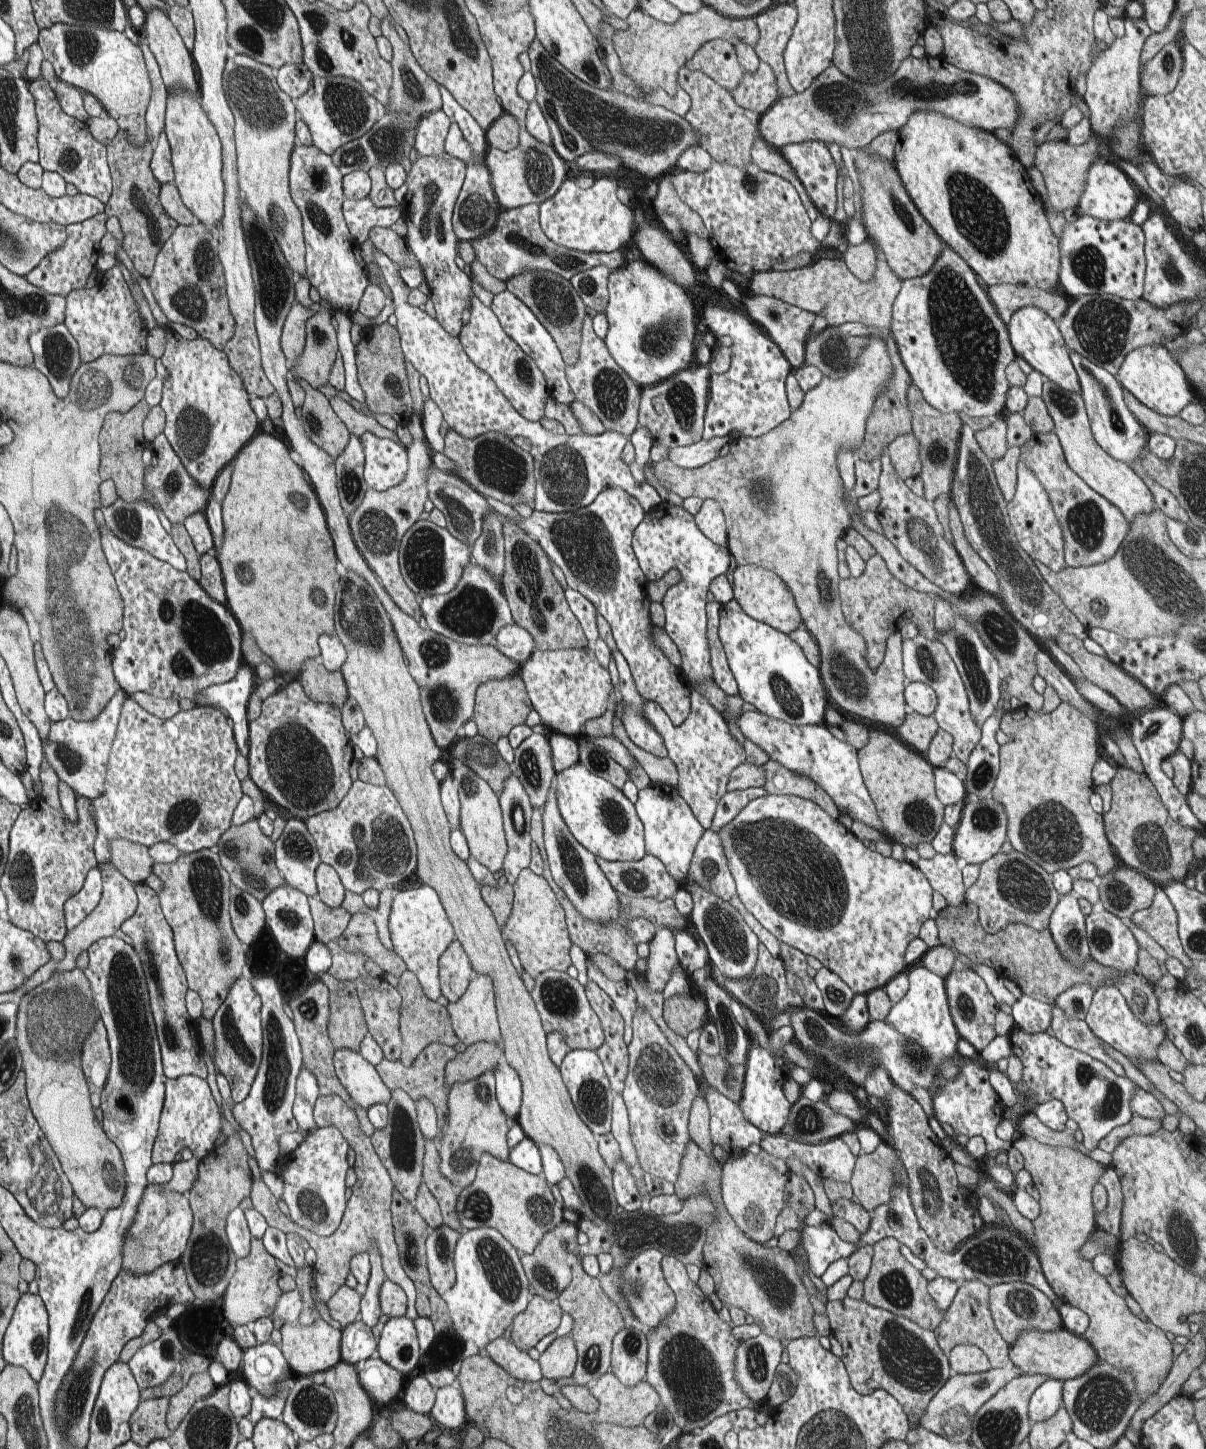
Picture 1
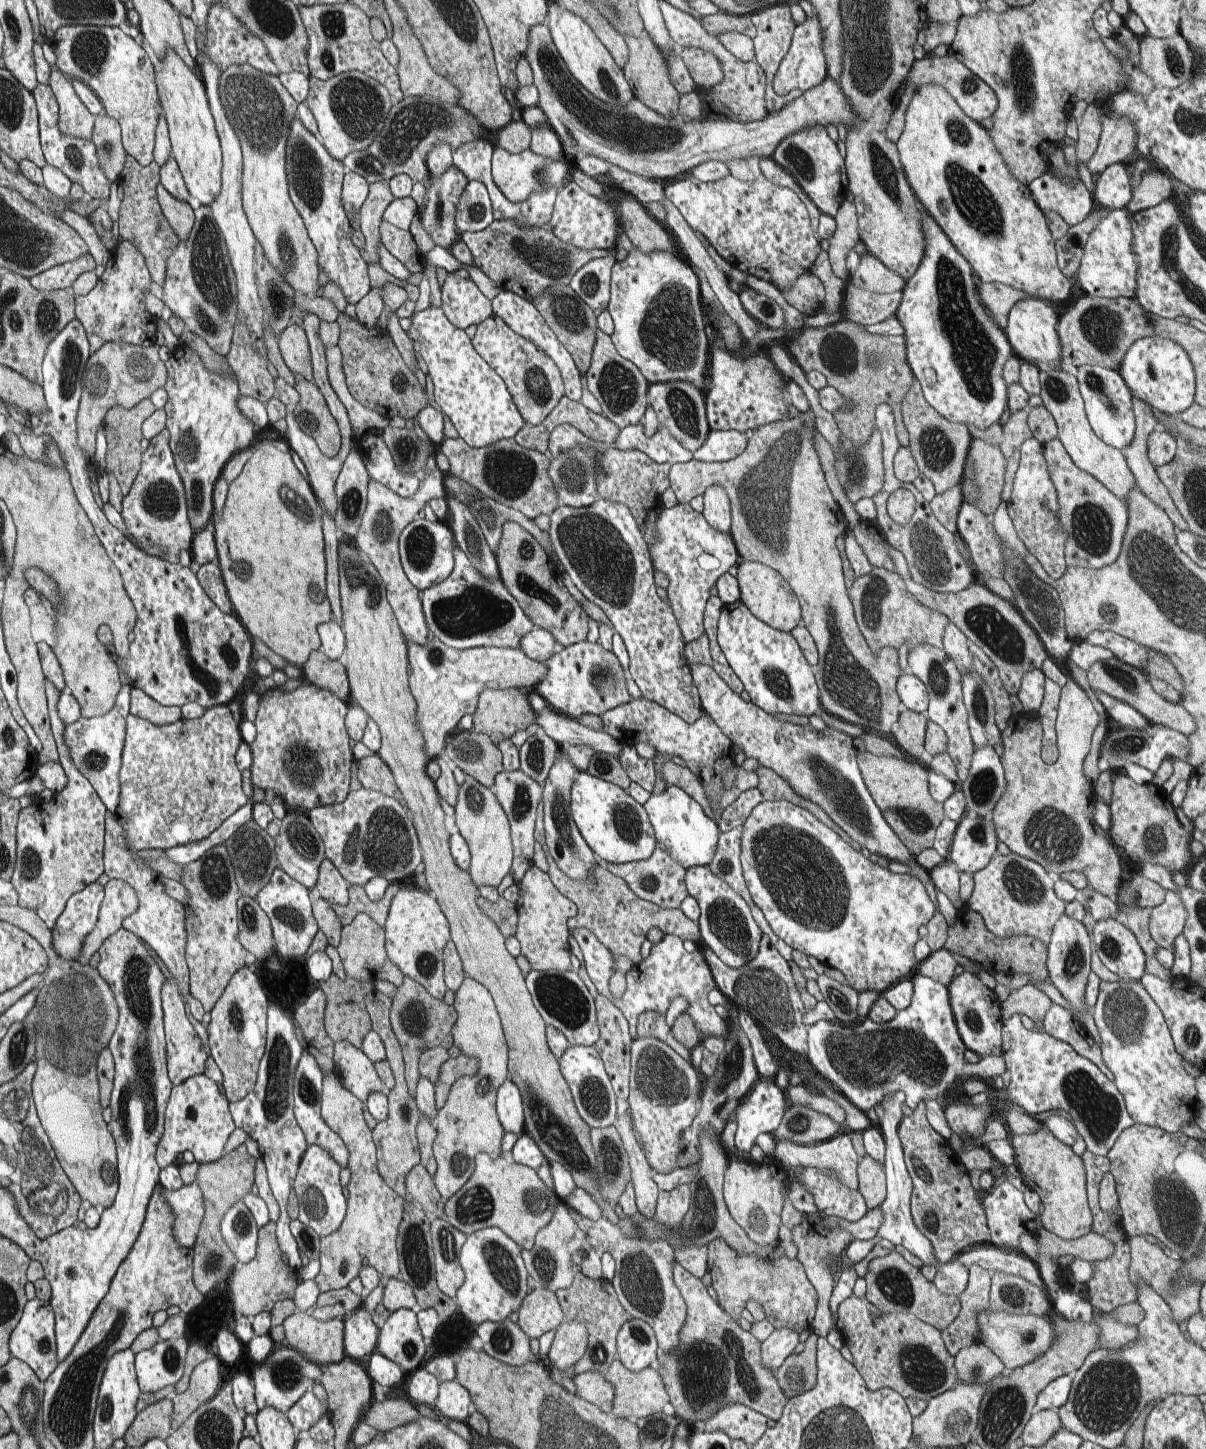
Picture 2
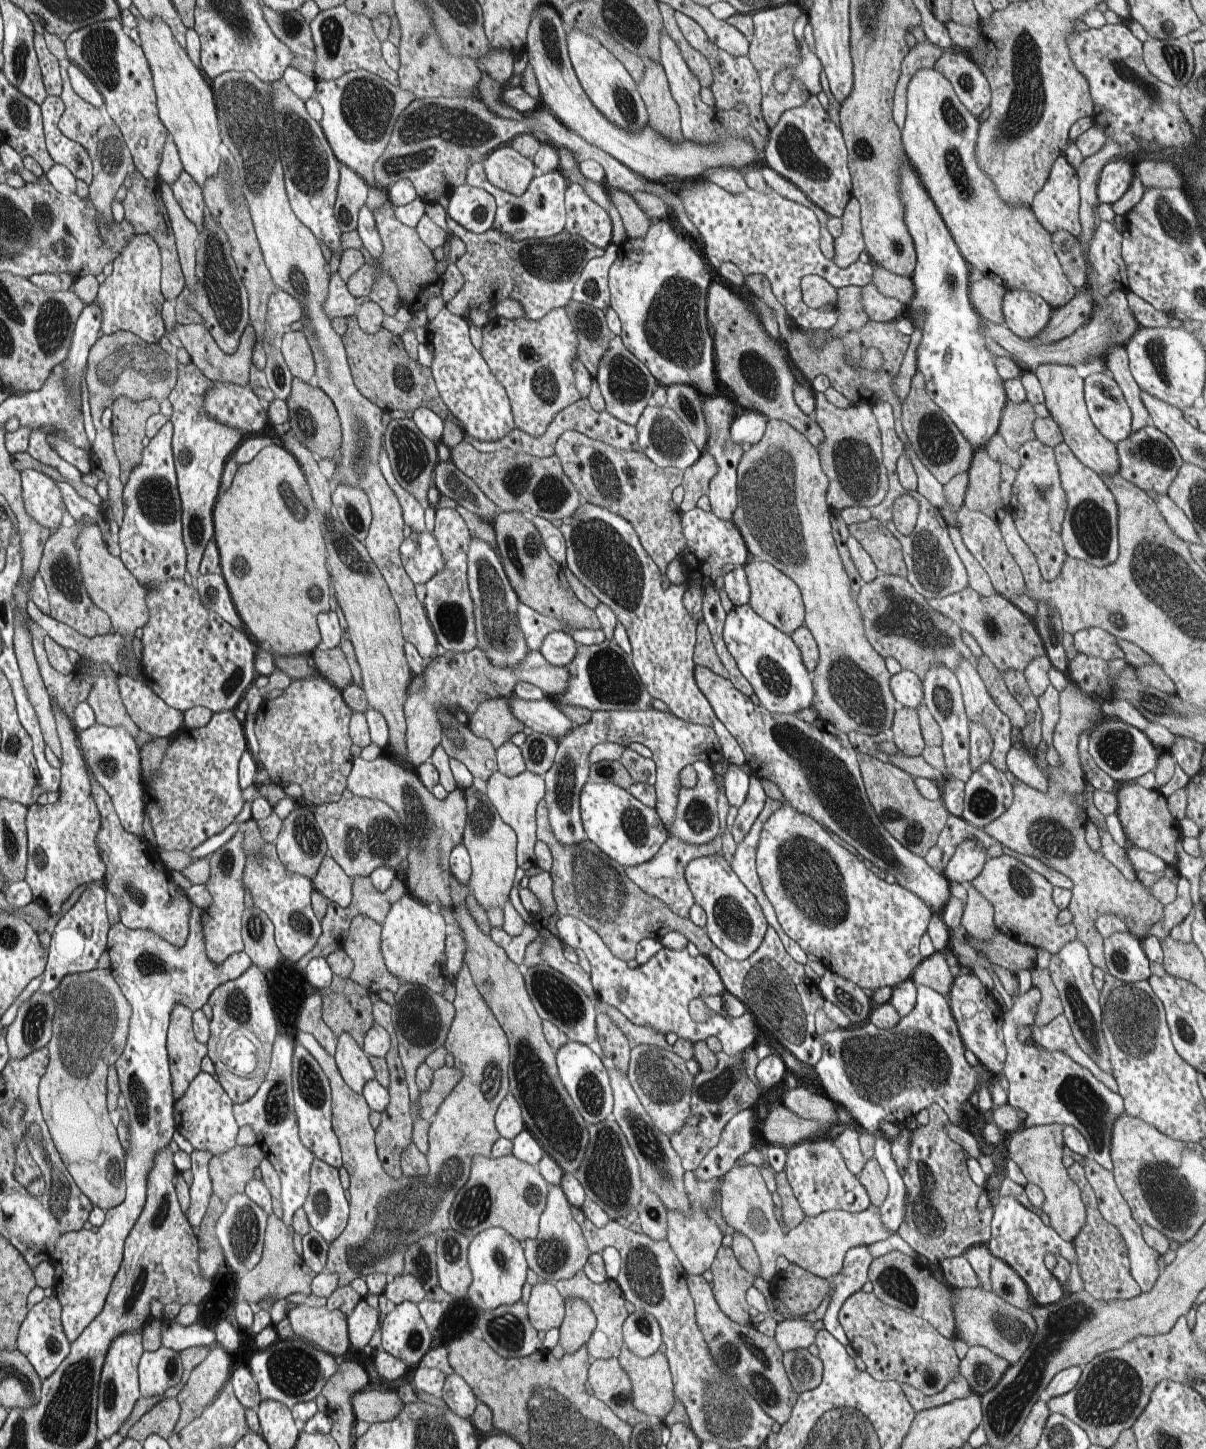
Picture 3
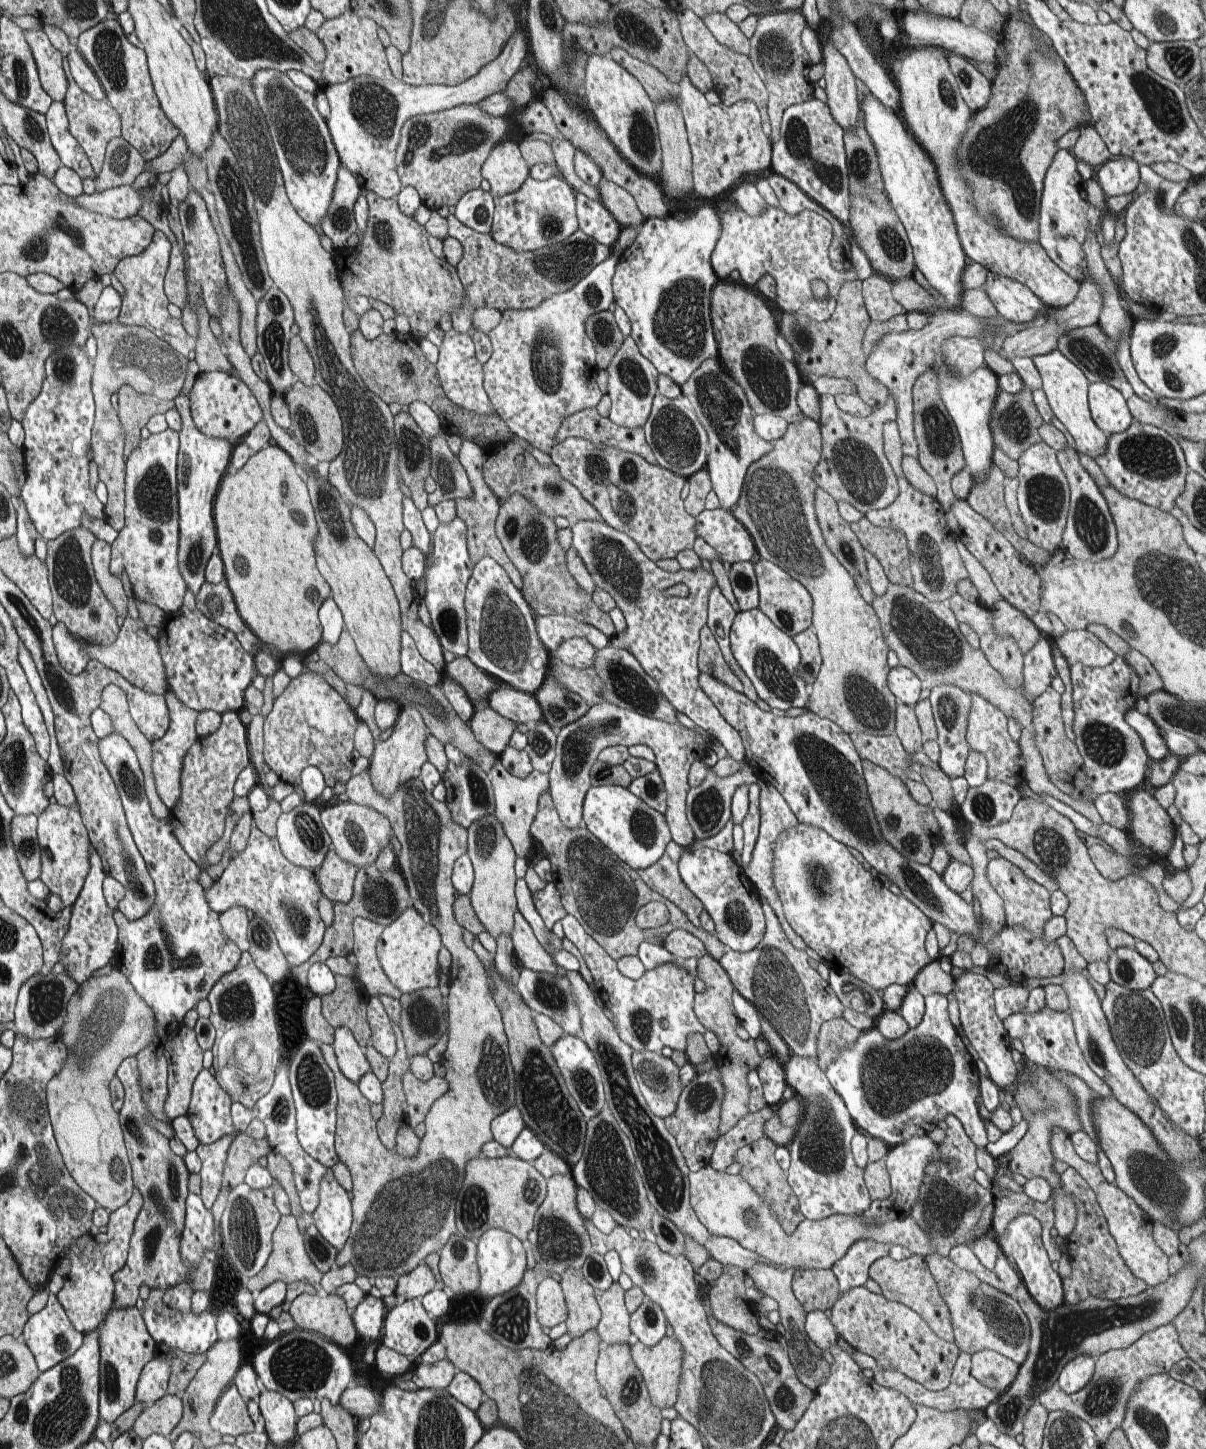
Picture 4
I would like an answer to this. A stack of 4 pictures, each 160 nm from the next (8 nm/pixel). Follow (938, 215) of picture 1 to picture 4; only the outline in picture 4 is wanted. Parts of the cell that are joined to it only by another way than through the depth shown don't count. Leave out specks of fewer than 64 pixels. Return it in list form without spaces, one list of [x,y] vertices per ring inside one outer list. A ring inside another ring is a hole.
[[[937,47],[915,48],[901,60],[898,70],[896,84],[901,92],[904,124],[936,165],[942,192],[952,211],[969,263],[978,262],[995,275],[1025,284],[1046,307],[1063,309],[1068,306],[1078,294],[1079,282],[1064,272],[1039,242],[1029,243],[1008,236],[991,223],[991,218],[980,218],[971,203],[970,187],[957,167],[957,146],[964,131],[969,129],[973,112],[960,94],[946,54]]]

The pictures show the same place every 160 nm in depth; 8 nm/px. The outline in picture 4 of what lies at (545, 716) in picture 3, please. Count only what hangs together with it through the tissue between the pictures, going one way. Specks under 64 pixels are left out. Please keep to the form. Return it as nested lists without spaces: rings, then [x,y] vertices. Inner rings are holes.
[[[506,683],[498,686],[487,696],[490,708],[513,723],[526,724],[529,730],[543,720],[543,712],[534,695],[516,690]]]

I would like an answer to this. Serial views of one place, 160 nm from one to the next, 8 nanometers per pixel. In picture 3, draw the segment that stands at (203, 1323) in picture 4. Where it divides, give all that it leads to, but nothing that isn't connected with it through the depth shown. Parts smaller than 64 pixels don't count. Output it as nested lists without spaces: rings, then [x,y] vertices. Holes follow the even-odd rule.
[[[176,1317],[158,1320],[161,1322],[161,1343],[173,1351],[180,1352],[190,1346],[210,1346],[216,1340],[214,1330],[202,1324],[184,1326]]]

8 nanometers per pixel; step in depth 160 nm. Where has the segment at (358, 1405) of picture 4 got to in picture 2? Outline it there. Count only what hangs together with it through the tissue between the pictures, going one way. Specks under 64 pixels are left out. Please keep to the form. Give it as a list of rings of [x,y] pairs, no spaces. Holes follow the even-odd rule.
[[[386,1397],[382,1402],[373,1399],[365,1410],[362,1420],[383,1433],[416,1420],[419,1416],[413,1402],[409,1402],[406,1398]]]

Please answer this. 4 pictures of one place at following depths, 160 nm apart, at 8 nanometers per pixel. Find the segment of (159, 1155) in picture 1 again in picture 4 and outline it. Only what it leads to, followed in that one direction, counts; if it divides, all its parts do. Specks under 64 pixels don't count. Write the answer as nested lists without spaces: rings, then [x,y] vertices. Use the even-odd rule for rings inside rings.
[[[203,1068],[195,1078],[190,1109],[186,1114],[191,1119],[196,1138],[205,1145],[236,1133],[230,1120],[231,1095],[216,1079],[207,1068]]]

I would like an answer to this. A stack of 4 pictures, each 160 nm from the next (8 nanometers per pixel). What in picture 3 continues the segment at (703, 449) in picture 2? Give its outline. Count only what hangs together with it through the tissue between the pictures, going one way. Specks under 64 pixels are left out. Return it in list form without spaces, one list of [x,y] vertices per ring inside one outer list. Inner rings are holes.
[[[741,410],[730,427],[730,436],[742,446],[751,446],[760,442],[766,433],[769,418],[758,411]]]

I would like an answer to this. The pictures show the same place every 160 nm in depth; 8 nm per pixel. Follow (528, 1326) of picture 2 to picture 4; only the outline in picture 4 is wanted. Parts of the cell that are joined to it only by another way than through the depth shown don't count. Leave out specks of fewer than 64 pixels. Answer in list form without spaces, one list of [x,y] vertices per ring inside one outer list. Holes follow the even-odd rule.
[[[546,1277],[537,1286],[537,1319],[542,1326],[554,1328],[568,1318],[568,1309],[561,1282]]]

